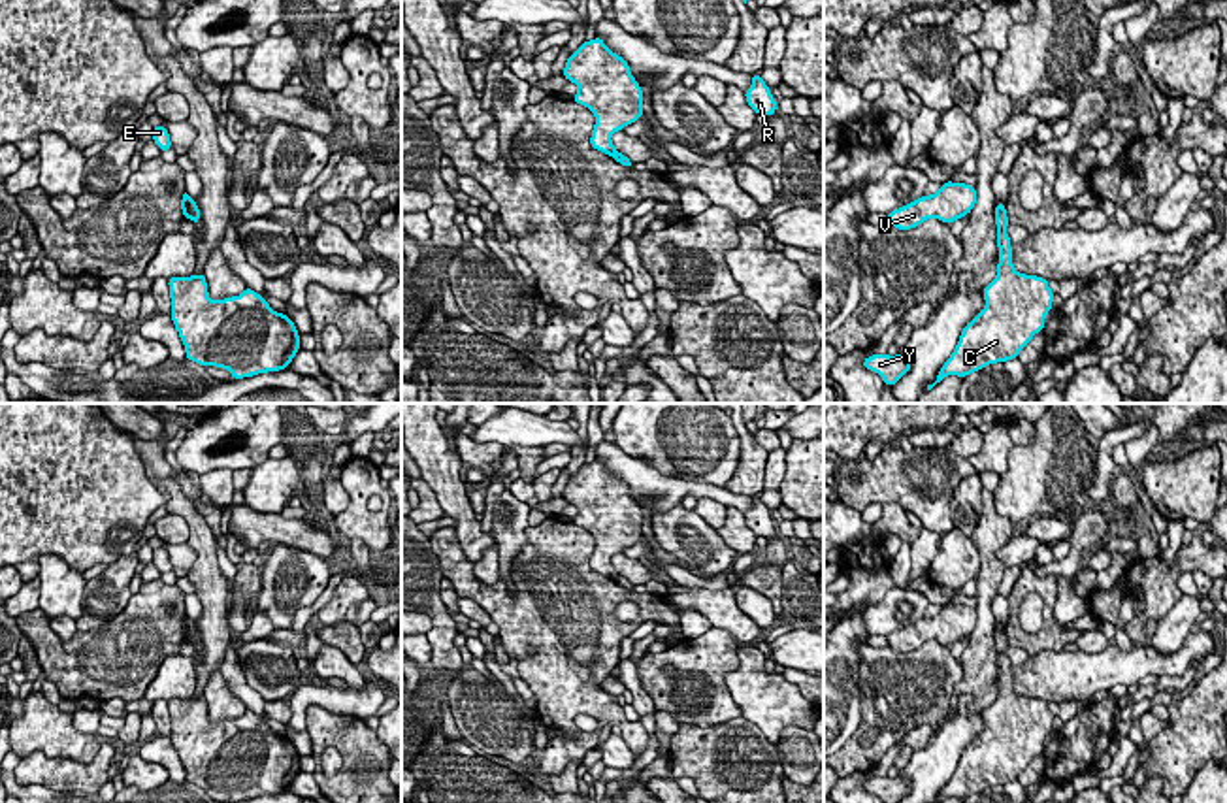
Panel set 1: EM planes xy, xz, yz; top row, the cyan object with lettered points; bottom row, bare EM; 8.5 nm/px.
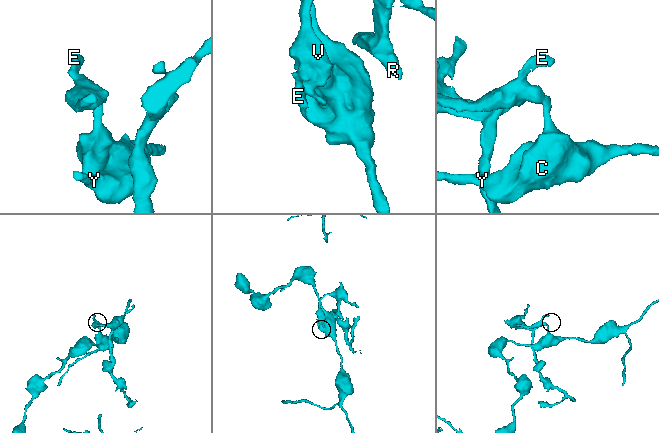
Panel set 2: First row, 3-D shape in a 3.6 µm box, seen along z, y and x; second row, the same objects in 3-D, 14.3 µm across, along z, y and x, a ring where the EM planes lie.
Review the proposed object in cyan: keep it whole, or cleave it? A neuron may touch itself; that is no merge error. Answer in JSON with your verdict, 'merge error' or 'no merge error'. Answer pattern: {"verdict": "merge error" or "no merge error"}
{"verdict": "no merge error"}

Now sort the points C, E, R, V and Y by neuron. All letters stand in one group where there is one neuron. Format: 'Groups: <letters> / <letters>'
Groups: C E R V Y

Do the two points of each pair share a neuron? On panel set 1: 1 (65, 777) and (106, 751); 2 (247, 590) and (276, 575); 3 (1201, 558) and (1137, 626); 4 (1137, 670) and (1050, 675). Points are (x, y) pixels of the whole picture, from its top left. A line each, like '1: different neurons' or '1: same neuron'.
1: same neuron
2: different neurons
3: same neuron
4: same neuron

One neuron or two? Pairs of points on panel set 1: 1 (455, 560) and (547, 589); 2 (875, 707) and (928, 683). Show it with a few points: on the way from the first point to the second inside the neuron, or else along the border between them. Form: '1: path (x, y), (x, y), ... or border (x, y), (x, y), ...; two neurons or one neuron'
1: path (472, 585), (481, 594), (498, 602), (523, 602); one neuron
2: path (888, 704), (901, 690), (915, 688); one neuron

